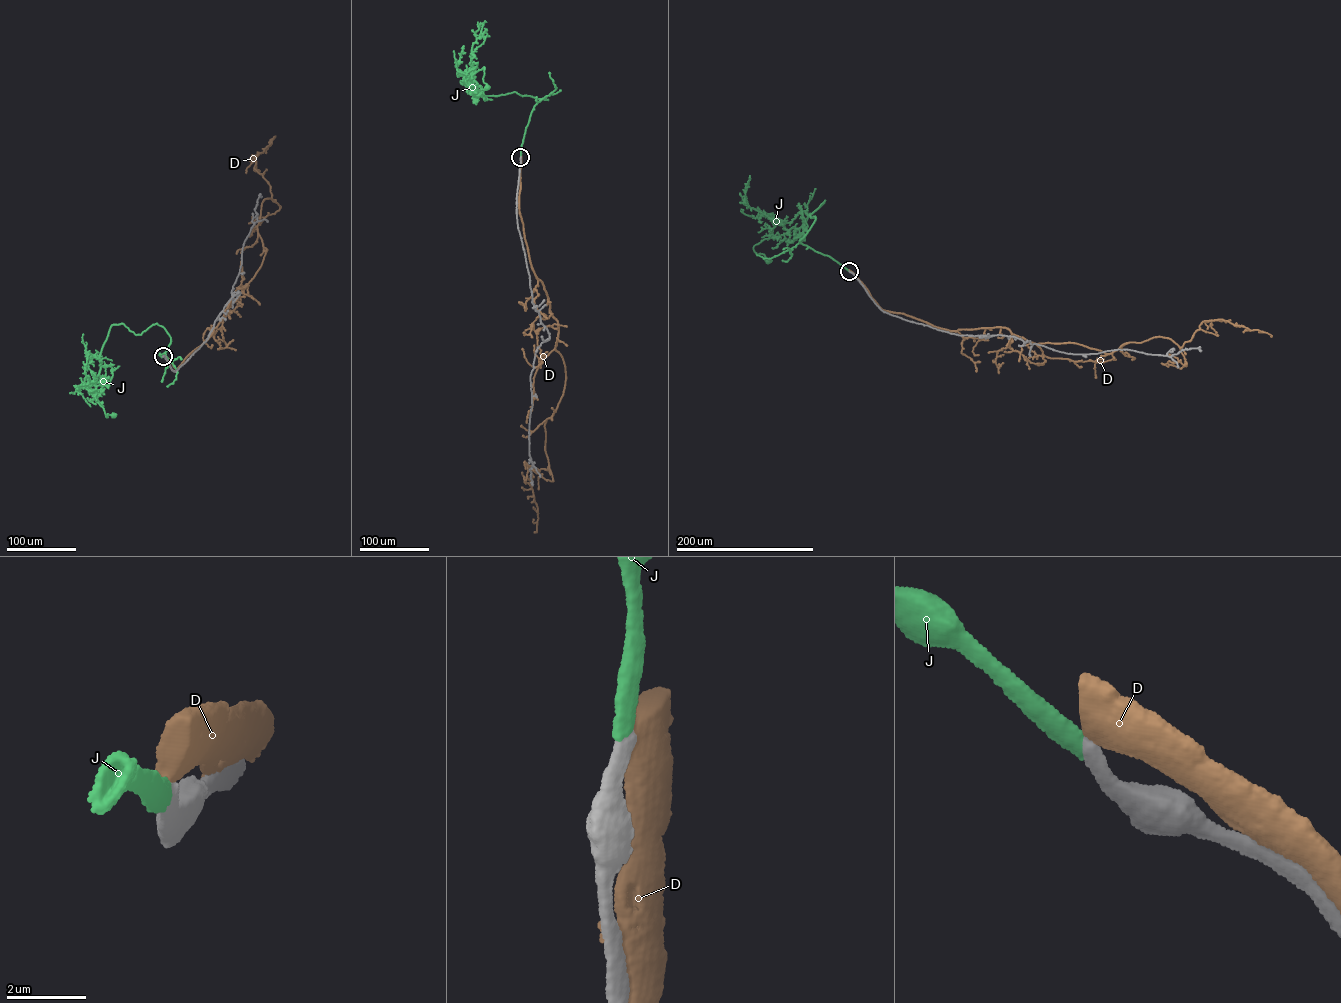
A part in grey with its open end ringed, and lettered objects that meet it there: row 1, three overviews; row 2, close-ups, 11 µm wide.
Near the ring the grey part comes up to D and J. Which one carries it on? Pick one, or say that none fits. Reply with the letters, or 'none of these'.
J

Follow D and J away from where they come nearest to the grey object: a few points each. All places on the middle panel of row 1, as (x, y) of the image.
D: (521, 156), (525, 239), (558, 325), (555, 350), (566, 375), (544, 426), (549, 467), (531, 470), (534, 532)
J: (520, 156), (533, 107), (548, 99), (514, 92), (474, 93), (468, 86), (483, 67), (487, 87)

